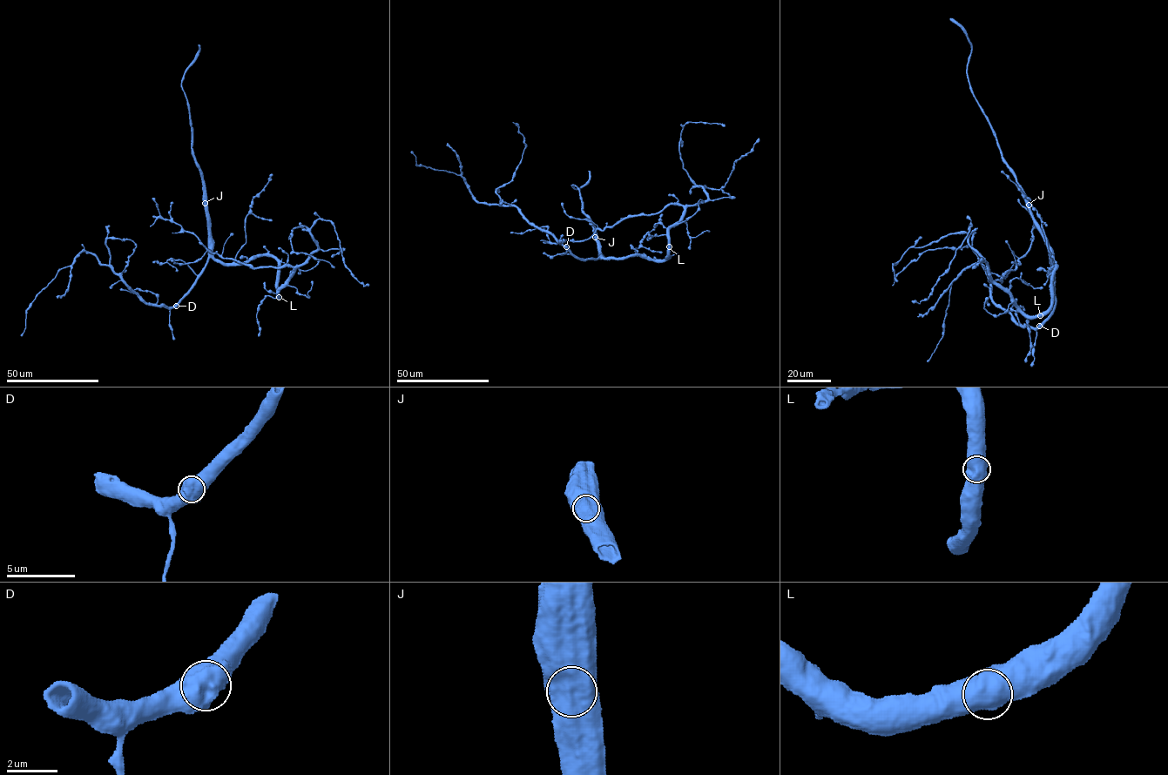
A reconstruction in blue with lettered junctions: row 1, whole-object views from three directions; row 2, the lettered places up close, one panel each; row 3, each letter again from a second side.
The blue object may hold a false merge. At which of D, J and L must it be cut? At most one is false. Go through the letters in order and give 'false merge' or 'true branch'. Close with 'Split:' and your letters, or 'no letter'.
D: true branch
J: true branch
L: true branch
Split: no letter

